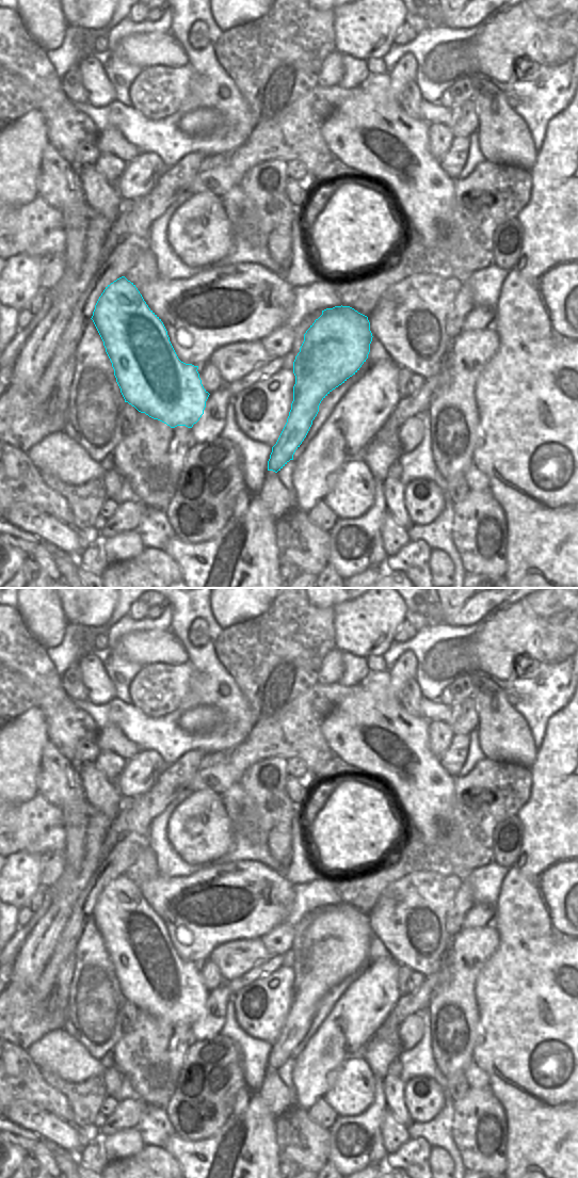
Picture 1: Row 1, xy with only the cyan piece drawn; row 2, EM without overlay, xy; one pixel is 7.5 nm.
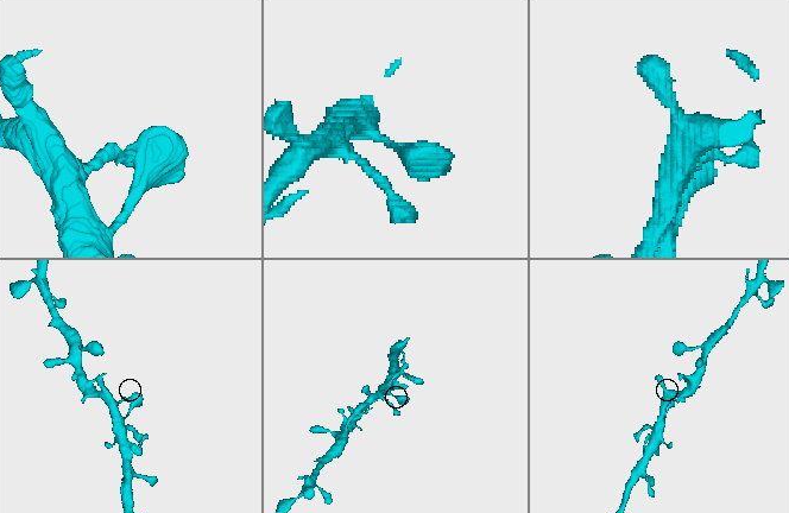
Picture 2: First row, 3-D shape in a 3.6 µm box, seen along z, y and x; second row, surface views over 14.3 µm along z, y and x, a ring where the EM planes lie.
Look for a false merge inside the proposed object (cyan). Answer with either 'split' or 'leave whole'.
leave whole

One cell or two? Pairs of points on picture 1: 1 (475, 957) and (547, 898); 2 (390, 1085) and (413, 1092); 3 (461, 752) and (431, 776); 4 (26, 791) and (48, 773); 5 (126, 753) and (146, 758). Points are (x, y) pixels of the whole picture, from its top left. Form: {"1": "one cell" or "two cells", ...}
{"1": "two cells", "2": "two cells", "3": "two cells", "4": "two cells", "5": "two cells"}

